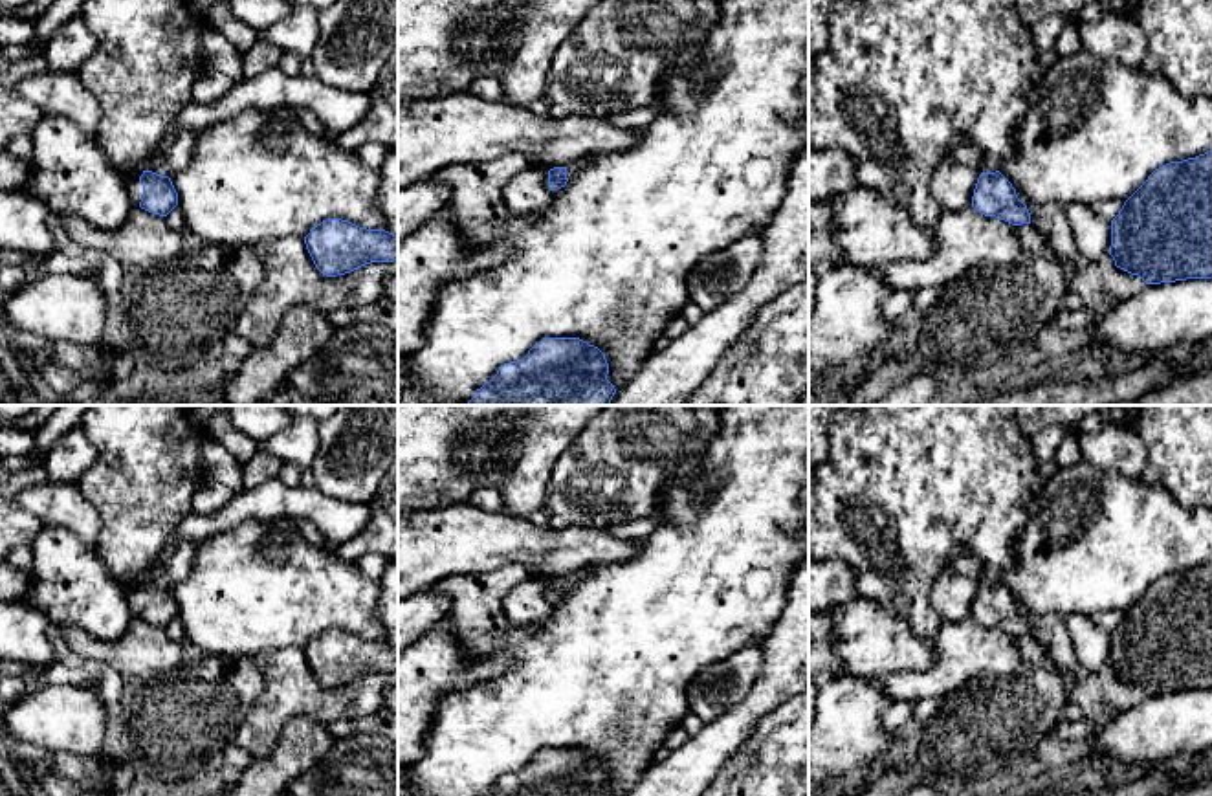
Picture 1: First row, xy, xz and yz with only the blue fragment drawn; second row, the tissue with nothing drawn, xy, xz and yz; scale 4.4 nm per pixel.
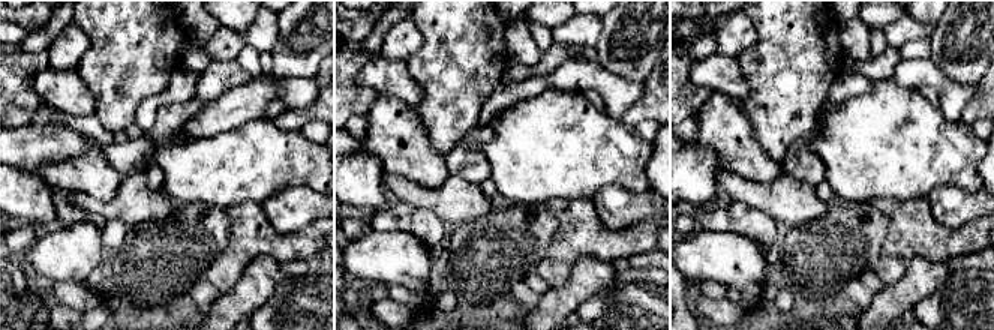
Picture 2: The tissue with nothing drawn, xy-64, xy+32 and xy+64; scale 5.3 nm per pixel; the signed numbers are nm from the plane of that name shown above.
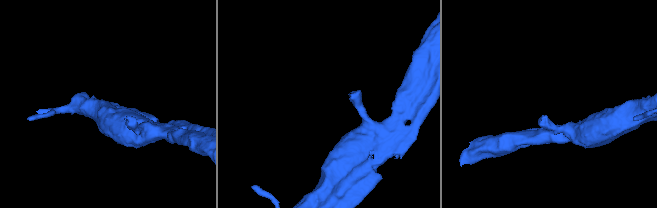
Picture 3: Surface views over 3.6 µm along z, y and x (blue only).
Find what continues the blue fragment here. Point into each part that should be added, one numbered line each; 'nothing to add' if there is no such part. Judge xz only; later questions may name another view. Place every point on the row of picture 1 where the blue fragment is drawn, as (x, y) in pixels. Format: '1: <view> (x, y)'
1: xz (572, 169)

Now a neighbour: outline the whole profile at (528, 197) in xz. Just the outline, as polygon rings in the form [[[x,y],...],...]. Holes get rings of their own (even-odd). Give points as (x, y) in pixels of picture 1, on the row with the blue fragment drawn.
[[[532,165],[506,183],[502,196],[512,216],[539,220],[550,211],[556,191],[548,187],[546,167]]]

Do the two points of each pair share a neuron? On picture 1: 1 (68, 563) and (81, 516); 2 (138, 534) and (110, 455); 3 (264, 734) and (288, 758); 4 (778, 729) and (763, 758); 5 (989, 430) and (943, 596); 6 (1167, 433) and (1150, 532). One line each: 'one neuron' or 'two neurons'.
1: two neurons
2: one neuron
3: two neurons
4: one neuron
5: two neurons
6: two neurons

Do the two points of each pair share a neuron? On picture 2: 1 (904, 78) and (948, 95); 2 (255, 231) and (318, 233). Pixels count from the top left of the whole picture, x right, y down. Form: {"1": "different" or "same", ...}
{"1": "same", "2": "same"}

